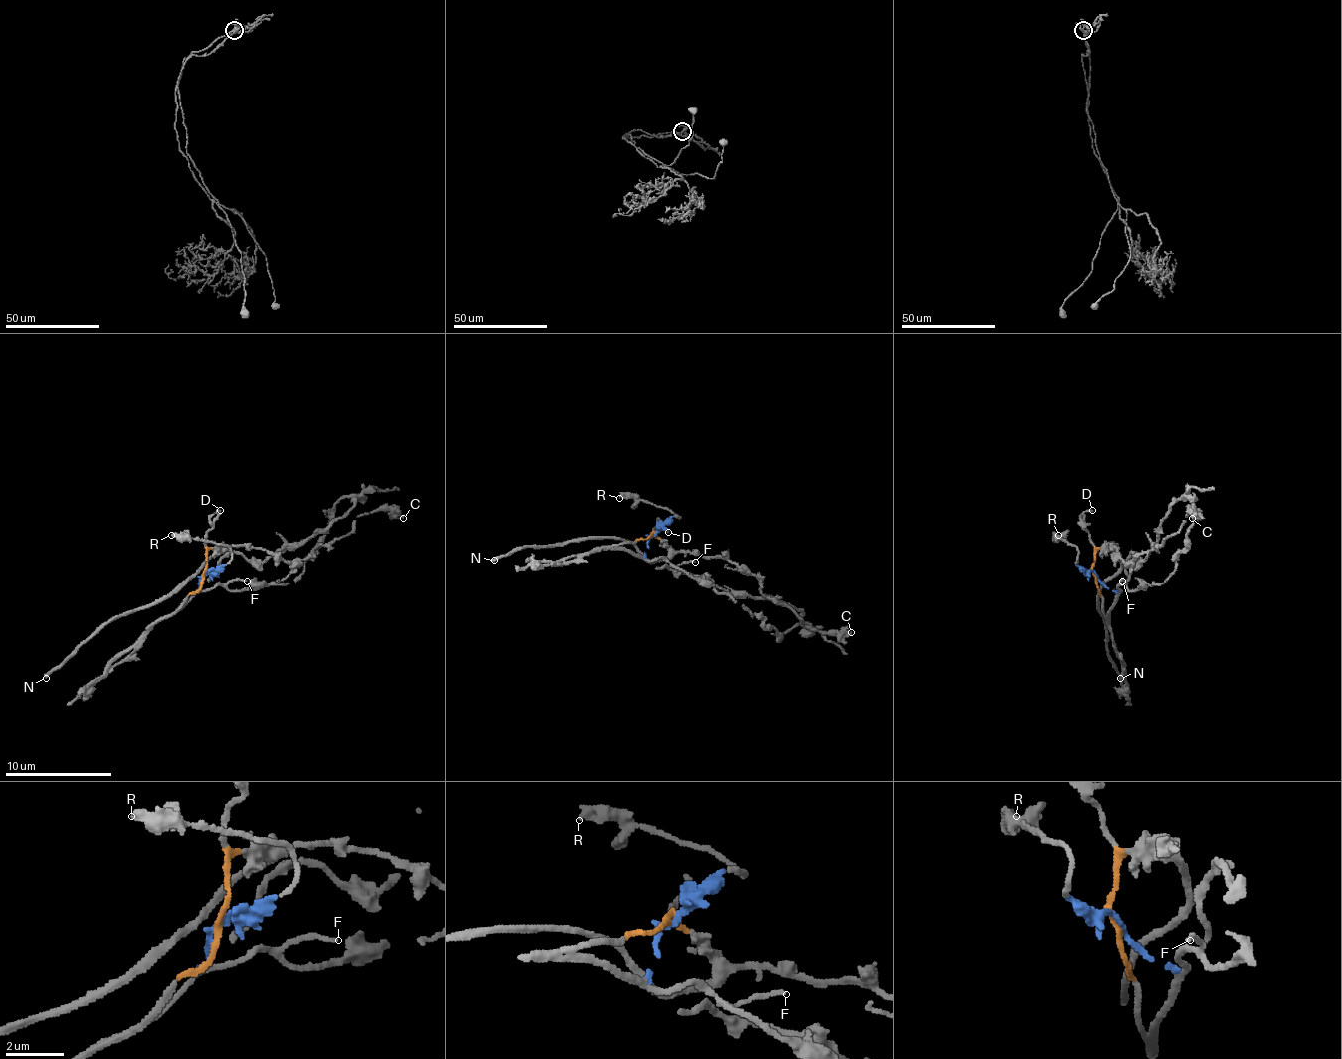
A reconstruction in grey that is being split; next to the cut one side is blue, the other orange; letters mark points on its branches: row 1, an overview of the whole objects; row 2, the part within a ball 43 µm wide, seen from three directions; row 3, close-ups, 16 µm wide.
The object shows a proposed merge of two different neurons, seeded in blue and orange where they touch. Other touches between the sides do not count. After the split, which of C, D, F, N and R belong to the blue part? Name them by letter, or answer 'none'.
F, R

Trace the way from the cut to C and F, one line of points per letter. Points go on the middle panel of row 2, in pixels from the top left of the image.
C: (653, 536), (677, 552), (725, 557), (749, 570), (768, 597), (776, 597), (805, 626), (821, 632), (850, 632)
F: (653, 536), (645, 552), (648, 560), (669, 560), (674, 565), (696, 562)

